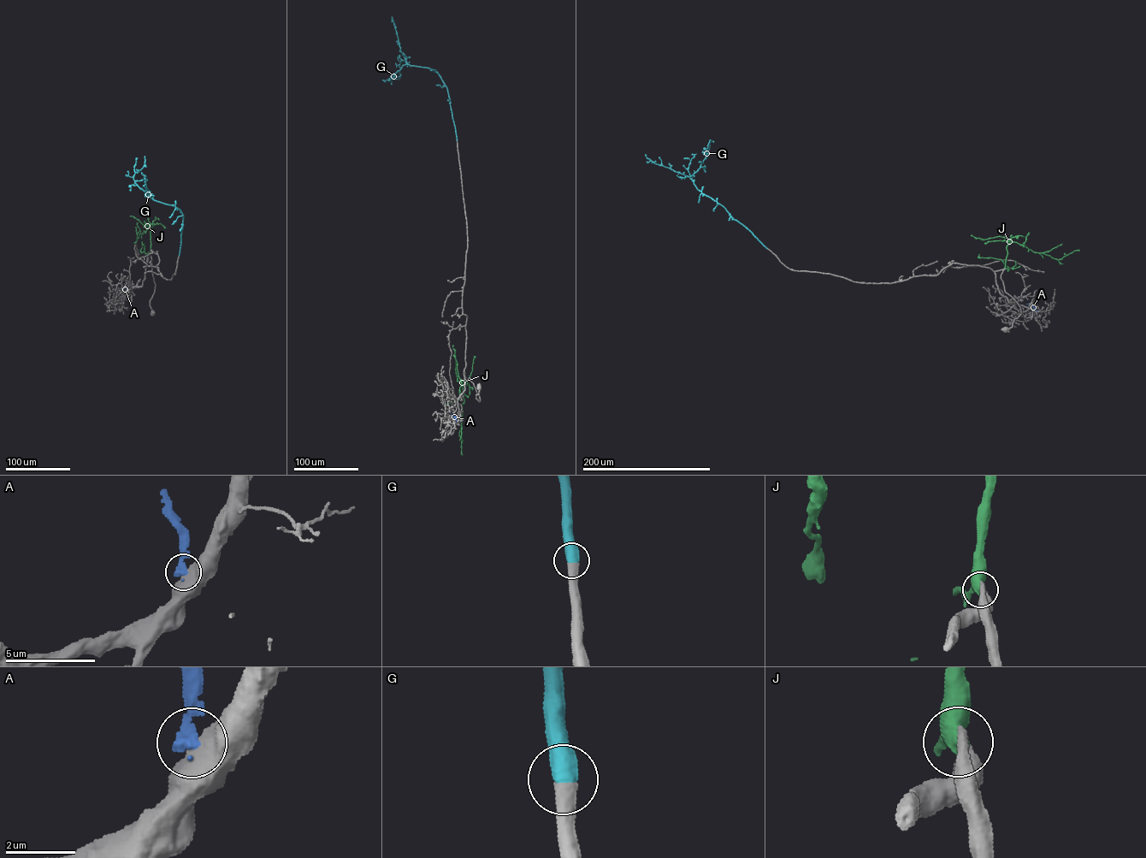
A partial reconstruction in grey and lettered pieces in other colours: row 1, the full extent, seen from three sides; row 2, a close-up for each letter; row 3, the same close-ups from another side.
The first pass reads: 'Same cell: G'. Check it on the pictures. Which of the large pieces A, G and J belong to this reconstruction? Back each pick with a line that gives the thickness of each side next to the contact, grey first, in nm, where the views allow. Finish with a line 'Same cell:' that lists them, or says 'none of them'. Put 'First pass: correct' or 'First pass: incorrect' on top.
First pass: correct
G: calibres 550 and 650 nm
Same cell: G

